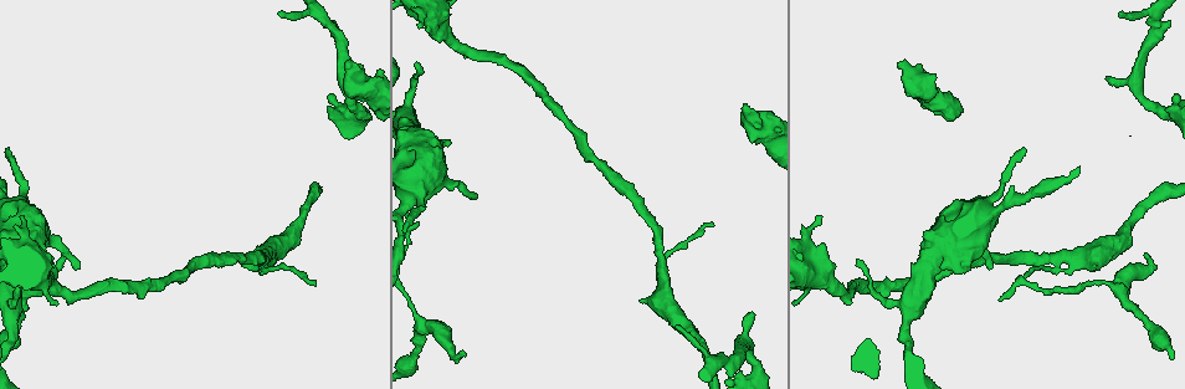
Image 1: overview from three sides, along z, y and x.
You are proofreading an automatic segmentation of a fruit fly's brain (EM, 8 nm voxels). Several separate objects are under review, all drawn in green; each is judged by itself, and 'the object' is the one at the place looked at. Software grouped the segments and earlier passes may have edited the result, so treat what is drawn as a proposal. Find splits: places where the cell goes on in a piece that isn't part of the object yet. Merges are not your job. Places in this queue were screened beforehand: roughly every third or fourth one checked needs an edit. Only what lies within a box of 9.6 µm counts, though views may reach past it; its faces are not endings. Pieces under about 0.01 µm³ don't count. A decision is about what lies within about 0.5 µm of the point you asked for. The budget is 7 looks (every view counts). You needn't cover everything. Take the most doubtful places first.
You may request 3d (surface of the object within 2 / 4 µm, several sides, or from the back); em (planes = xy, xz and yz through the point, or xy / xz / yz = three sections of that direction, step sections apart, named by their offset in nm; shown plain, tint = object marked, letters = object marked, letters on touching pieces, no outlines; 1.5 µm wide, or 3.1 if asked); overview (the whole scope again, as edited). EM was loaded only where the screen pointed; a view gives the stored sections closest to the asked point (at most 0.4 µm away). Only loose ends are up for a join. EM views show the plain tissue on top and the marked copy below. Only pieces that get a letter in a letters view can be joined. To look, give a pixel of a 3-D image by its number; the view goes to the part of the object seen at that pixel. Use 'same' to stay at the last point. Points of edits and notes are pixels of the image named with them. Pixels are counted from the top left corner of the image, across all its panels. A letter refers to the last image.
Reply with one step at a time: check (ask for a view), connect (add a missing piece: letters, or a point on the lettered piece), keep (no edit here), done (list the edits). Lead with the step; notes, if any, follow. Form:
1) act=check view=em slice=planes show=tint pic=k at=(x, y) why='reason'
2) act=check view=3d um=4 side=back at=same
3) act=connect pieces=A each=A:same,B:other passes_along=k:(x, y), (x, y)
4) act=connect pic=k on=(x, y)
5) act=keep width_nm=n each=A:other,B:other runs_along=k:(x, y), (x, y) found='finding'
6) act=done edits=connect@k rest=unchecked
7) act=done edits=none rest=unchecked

act=check view=em slice=xy step=8 show=letters pic=1 at=(753, 314)

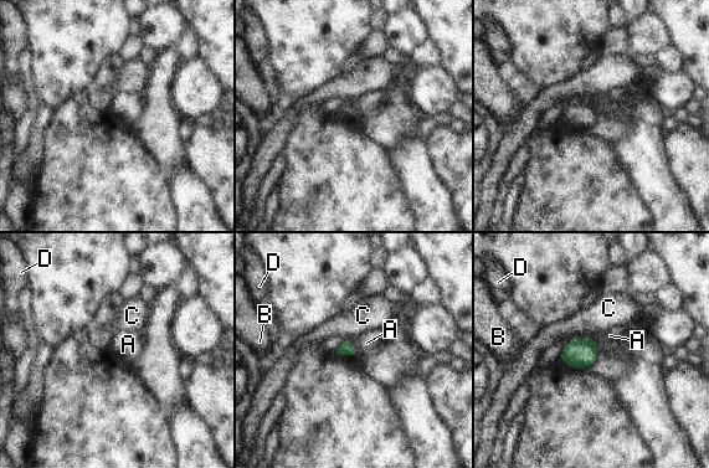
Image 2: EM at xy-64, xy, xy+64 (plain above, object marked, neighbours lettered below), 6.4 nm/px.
act=check view=em slice=planes show=letters at=same

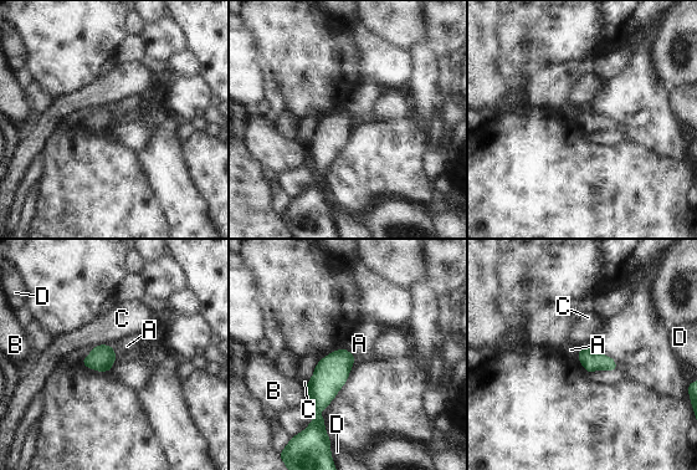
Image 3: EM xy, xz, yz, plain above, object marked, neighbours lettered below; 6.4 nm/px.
act=keep each=A:other,B:other,C:other,D:other border=3:(582, 346), (577, 358) found='none of them fits'

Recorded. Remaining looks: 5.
act=check view=3d um=4 pic=1 at=(746, 105) why='branch stops here'

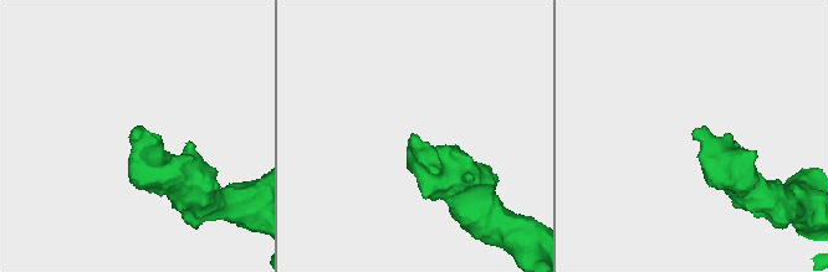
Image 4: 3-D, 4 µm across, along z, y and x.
act=check view=em slice=xz step=4 show=letters pic=4 at=(133, 128) why='need the tissue'

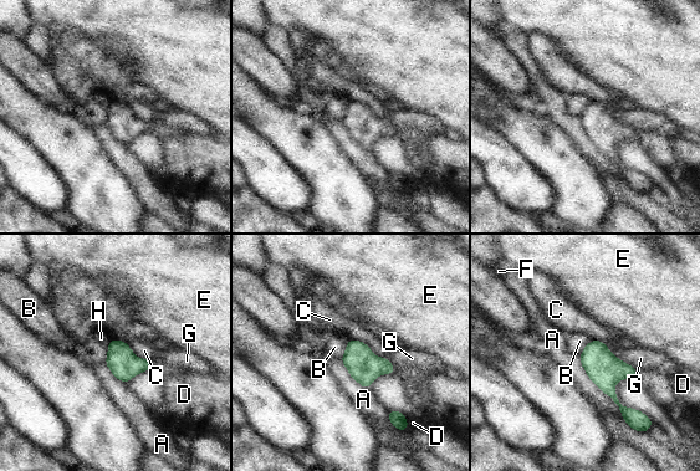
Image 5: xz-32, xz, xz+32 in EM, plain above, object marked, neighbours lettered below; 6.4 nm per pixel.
act=keep longest_contact=A:500nm each=A:other,B:other,C:other,D:other,E:other,F:other,G:other,H:other border=5:(350, 339), (341, 358) found='no lettered piece goes on from it'

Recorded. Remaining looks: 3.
act=check view=em slice=planes show=letters pic=1 at=(820, 219) why='branch stops here'

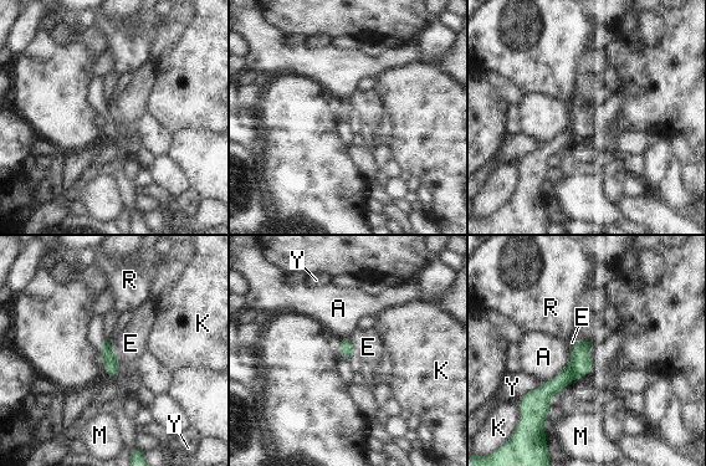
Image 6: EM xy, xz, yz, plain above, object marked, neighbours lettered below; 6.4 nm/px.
act=keep each=A:other,E:other,K:other,M:other,R:other,Y:other border=6:(112, 352), (116, 357), (117, 377) found='no lettered piece goes on from it'

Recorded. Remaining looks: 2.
act=done edits=none rest=unchecked

